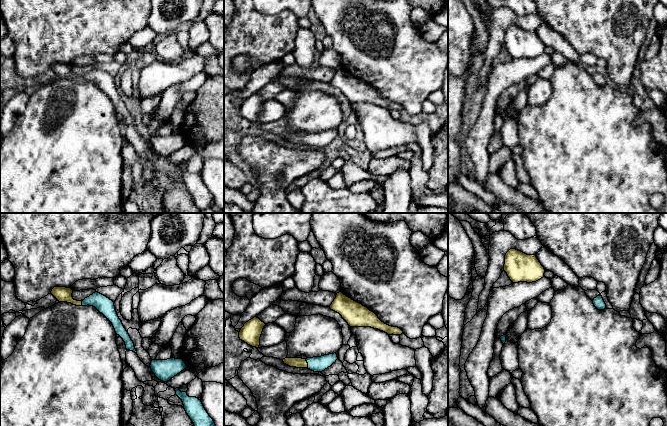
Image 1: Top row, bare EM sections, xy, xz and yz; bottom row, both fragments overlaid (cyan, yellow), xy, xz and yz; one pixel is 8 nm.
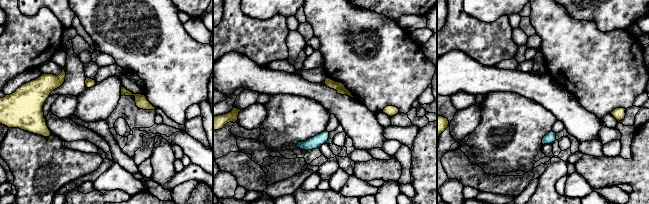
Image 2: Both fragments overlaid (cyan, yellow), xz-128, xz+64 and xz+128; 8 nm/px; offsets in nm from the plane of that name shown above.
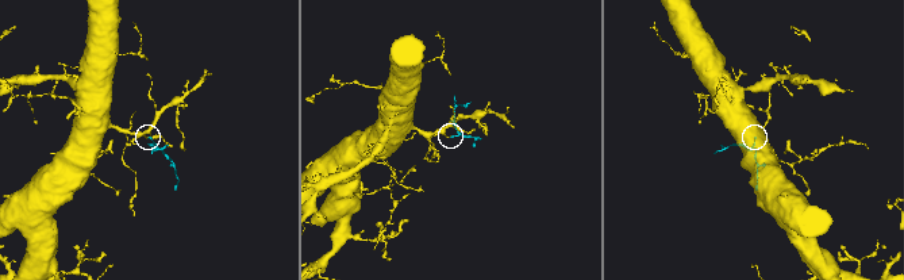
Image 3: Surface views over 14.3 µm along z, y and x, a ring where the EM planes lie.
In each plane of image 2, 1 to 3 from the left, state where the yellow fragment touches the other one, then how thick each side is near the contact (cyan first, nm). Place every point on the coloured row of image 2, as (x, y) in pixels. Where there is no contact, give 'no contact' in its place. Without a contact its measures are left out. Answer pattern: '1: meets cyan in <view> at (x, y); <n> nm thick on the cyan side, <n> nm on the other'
1: no contact
2: no contact
3: no contact

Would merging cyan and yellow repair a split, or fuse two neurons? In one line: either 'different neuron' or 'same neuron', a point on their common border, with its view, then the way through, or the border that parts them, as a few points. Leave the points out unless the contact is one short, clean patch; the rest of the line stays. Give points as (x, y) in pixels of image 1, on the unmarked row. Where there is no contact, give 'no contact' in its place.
same neuron | xz (307, 138) | across xz (317, 140), (307, 138), (292, 138)

